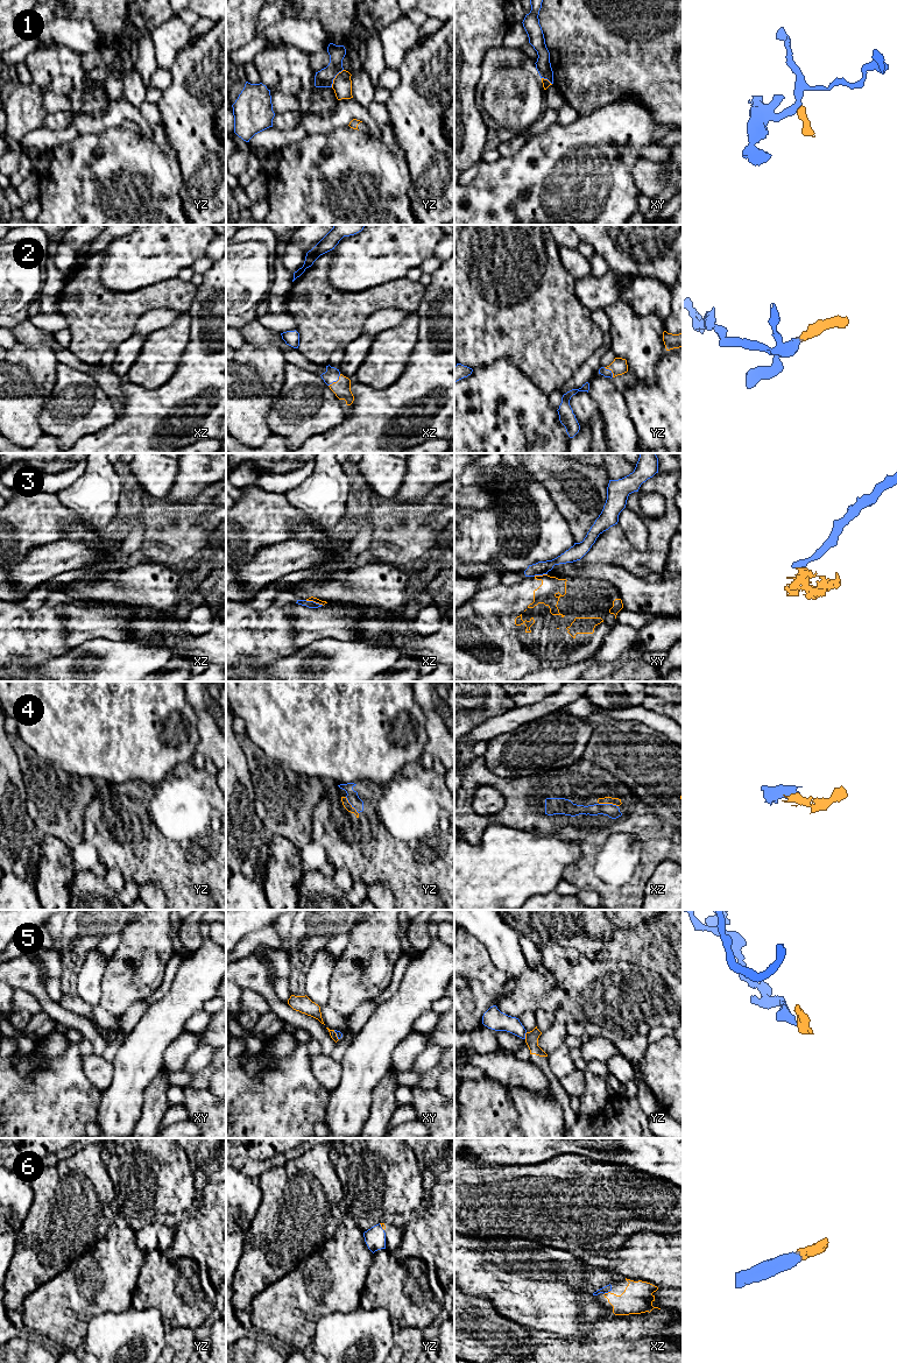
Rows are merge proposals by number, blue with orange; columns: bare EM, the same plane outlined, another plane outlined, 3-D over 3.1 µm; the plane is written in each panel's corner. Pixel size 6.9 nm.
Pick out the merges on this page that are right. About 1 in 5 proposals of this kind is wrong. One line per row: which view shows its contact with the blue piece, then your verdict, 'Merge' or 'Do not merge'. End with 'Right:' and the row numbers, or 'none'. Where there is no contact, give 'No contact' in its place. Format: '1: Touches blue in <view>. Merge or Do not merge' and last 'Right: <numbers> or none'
1: Touches blue in yz. Do not merge
2: Touches blue in xz. Merge
3: Touches blue in xz. Do not merge
4: Touches blue in xz. Merge
5: Touches blue in yz. Do not merge
6: Touches blue in xz. Merge
Right: 2, 4, 6

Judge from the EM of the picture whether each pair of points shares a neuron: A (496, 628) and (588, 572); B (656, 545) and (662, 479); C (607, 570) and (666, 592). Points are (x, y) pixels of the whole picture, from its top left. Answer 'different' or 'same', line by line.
A: different
B: same
C: same

